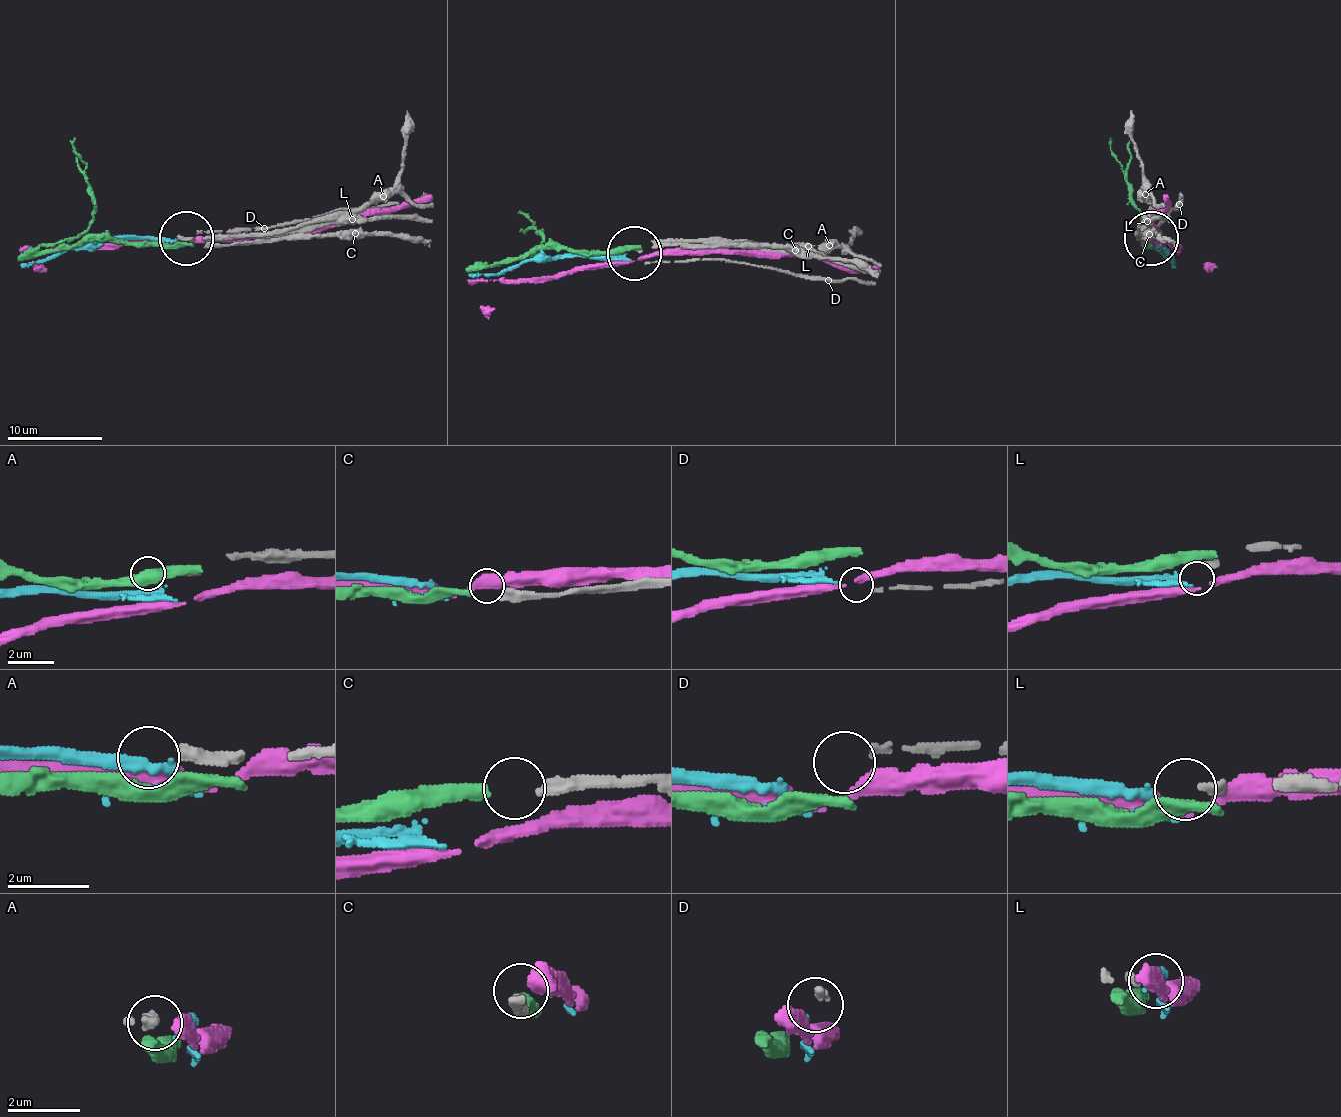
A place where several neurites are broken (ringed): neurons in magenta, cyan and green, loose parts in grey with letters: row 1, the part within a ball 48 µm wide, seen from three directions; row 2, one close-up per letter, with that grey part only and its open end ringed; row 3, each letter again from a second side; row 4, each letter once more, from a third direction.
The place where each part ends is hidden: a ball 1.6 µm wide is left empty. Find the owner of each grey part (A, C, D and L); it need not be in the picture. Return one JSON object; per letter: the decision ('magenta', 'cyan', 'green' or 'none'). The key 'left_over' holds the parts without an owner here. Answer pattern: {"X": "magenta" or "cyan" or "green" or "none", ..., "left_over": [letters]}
{"A": "none", "C": "green", "D": "none", "L": "cyan", "left_over": ["A", "D"]}

